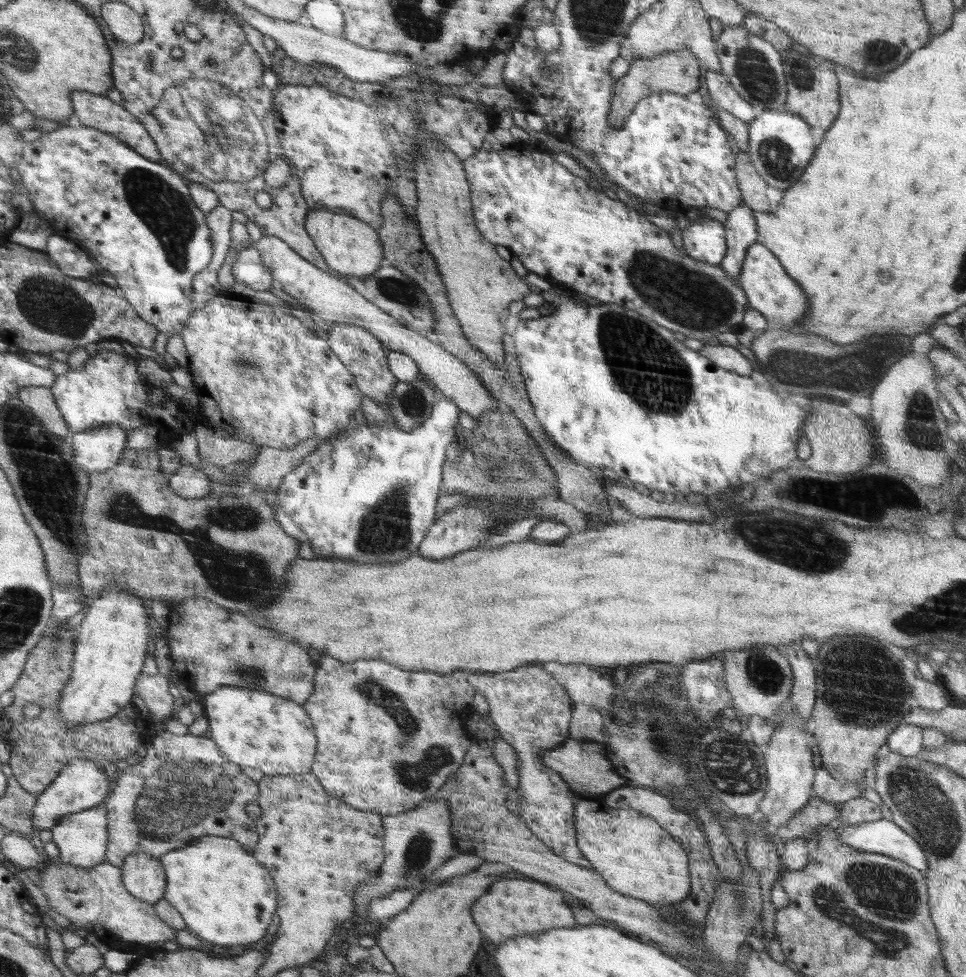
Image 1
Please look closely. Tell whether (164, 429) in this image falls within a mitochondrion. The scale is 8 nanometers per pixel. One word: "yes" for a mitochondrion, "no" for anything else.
no

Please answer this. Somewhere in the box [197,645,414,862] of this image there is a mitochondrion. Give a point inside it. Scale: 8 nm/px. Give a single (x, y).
(246, 673)

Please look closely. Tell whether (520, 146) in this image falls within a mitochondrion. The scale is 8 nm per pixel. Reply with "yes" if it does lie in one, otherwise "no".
no

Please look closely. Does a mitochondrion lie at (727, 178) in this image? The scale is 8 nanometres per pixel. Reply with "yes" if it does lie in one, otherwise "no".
no

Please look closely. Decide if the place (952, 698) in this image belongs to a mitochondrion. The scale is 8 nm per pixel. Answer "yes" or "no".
no

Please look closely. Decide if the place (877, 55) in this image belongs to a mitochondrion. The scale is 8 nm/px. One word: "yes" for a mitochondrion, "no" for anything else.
yes

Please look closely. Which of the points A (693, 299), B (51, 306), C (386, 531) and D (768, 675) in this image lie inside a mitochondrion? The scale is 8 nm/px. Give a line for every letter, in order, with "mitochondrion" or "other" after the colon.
A: mitochondrion
B: mitochondrion
C: mitochondrion
D: mitochondrion

